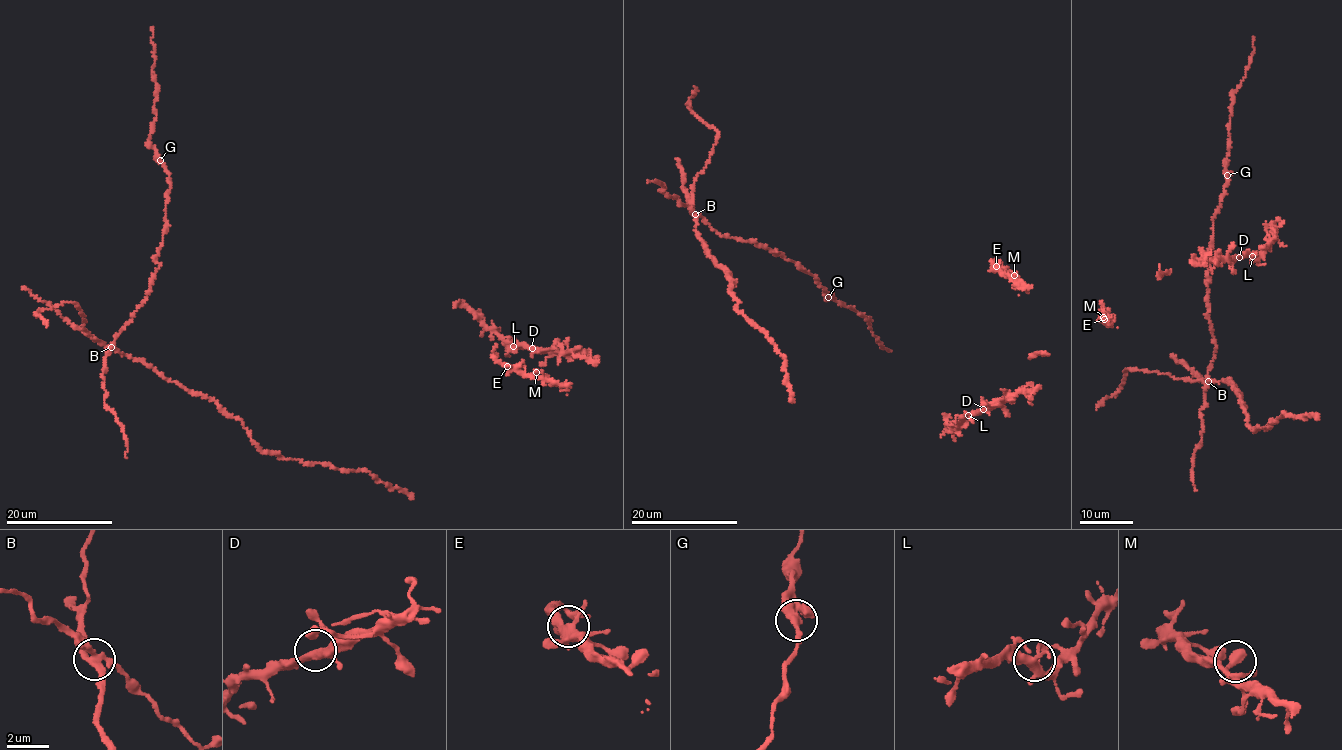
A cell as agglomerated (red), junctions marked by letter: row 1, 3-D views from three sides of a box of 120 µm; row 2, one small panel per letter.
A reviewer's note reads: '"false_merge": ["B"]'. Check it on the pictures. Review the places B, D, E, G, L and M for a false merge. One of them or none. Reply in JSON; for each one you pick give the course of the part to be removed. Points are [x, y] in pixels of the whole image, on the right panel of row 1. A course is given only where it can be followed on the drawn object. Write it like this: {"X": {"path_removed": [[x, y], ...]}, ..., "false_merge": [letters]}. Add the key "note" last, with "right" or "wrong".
{"B": {"path_removed": [[1208, 381], [1231, 381], [1254, 430], [1269, 426], [1270, 419], [1281, 418], [1284, 412], [1295, 417], [1317, 416]]}, "false_merge": ["B"], "note": "right"}

